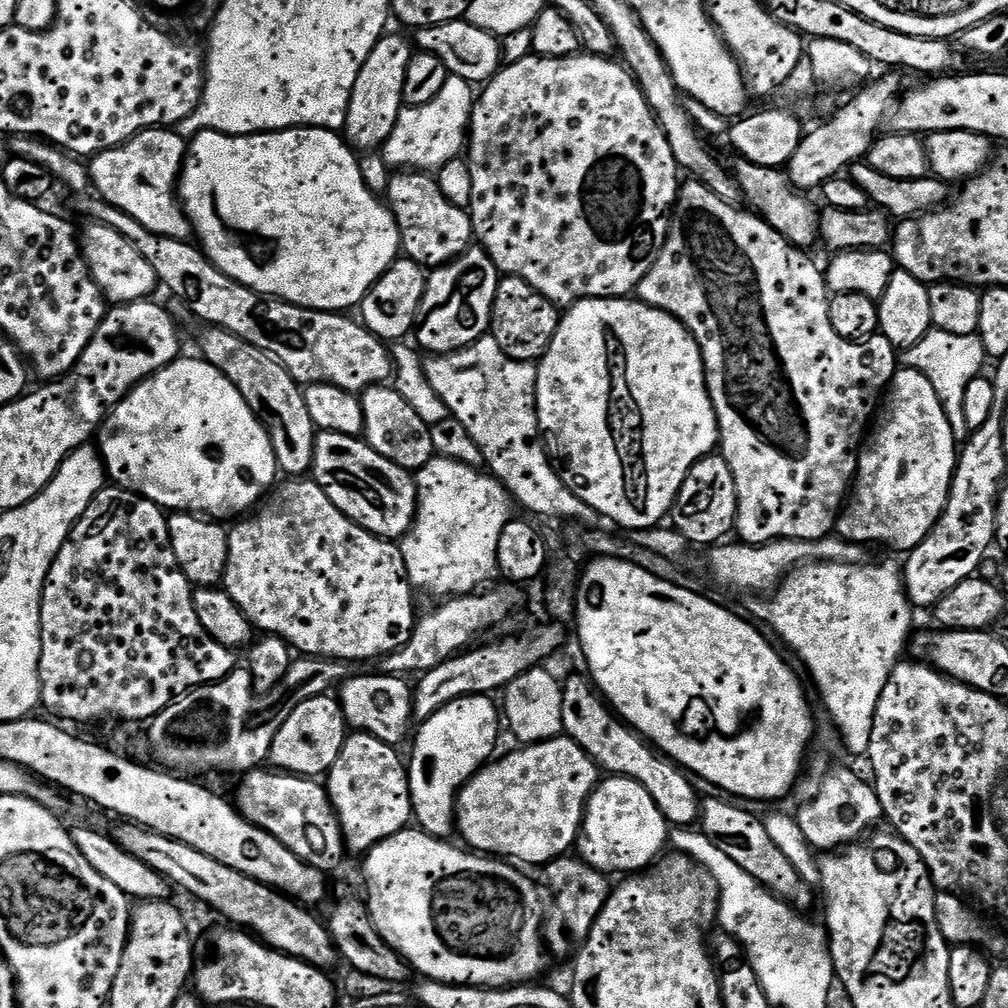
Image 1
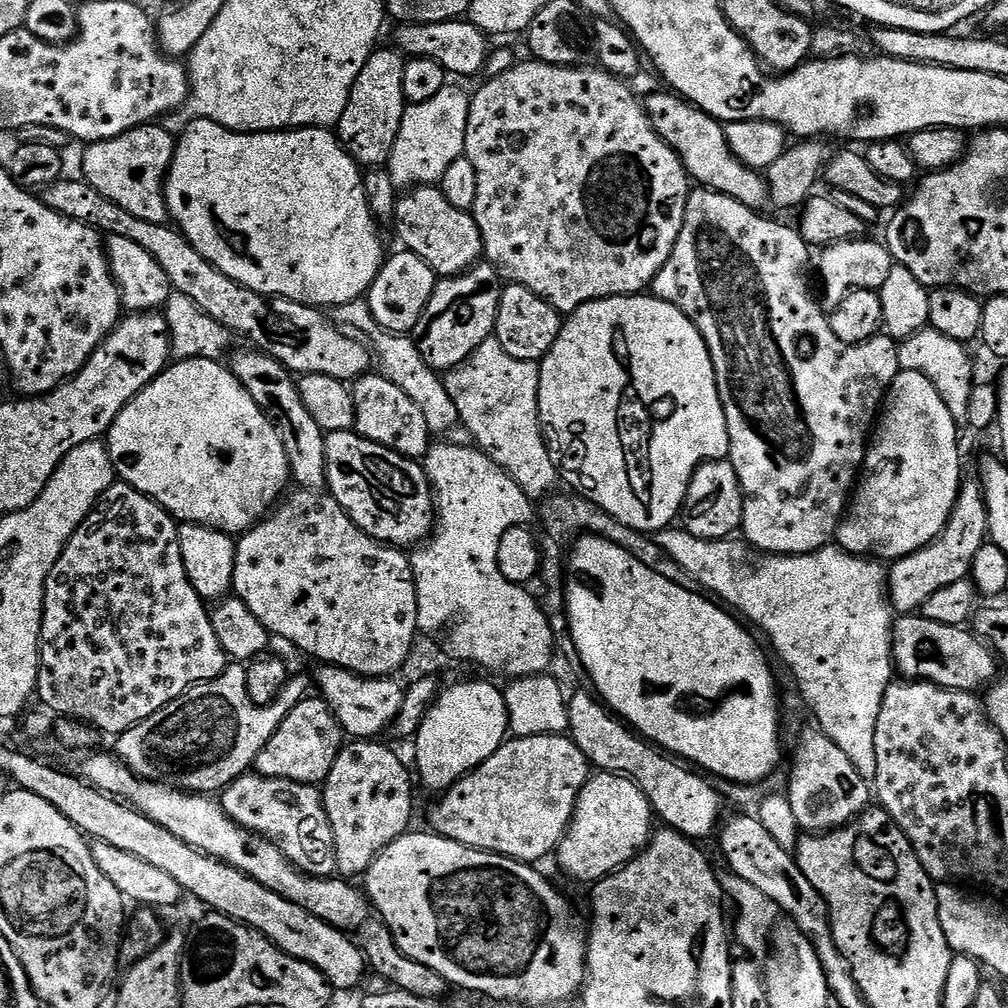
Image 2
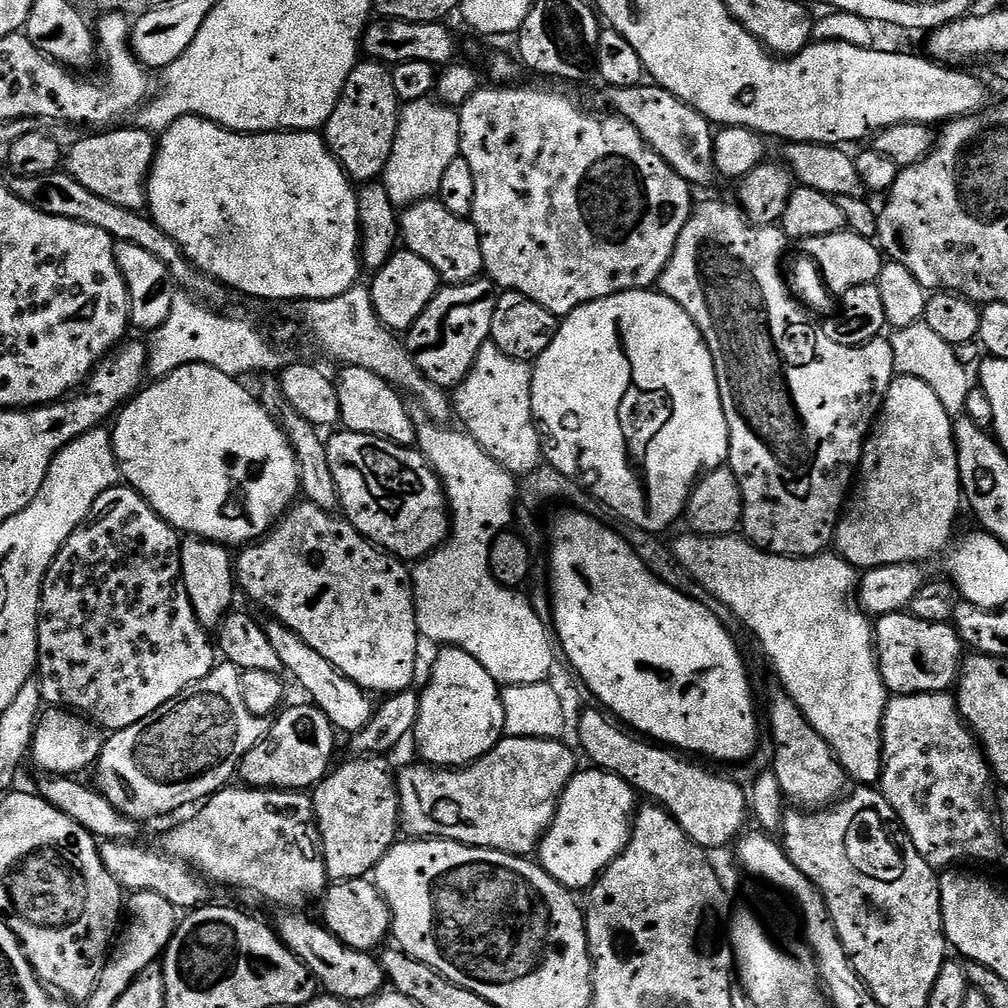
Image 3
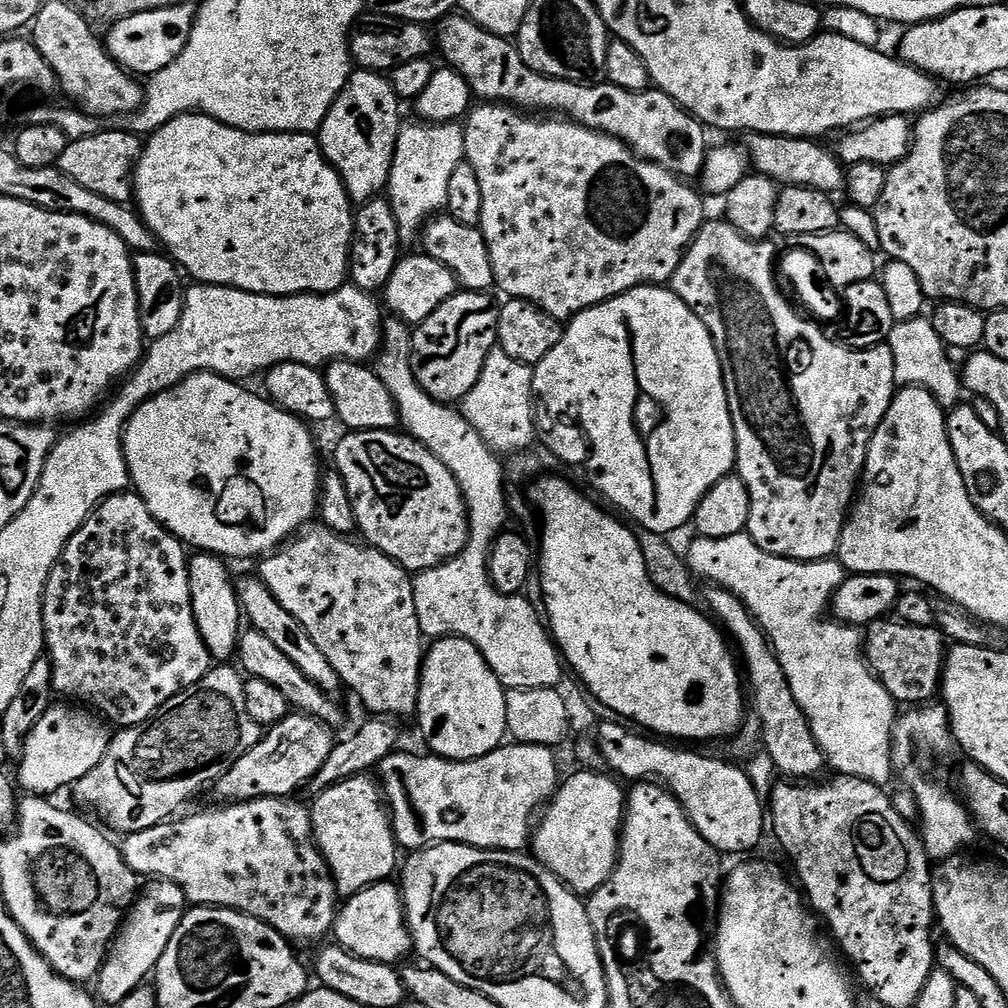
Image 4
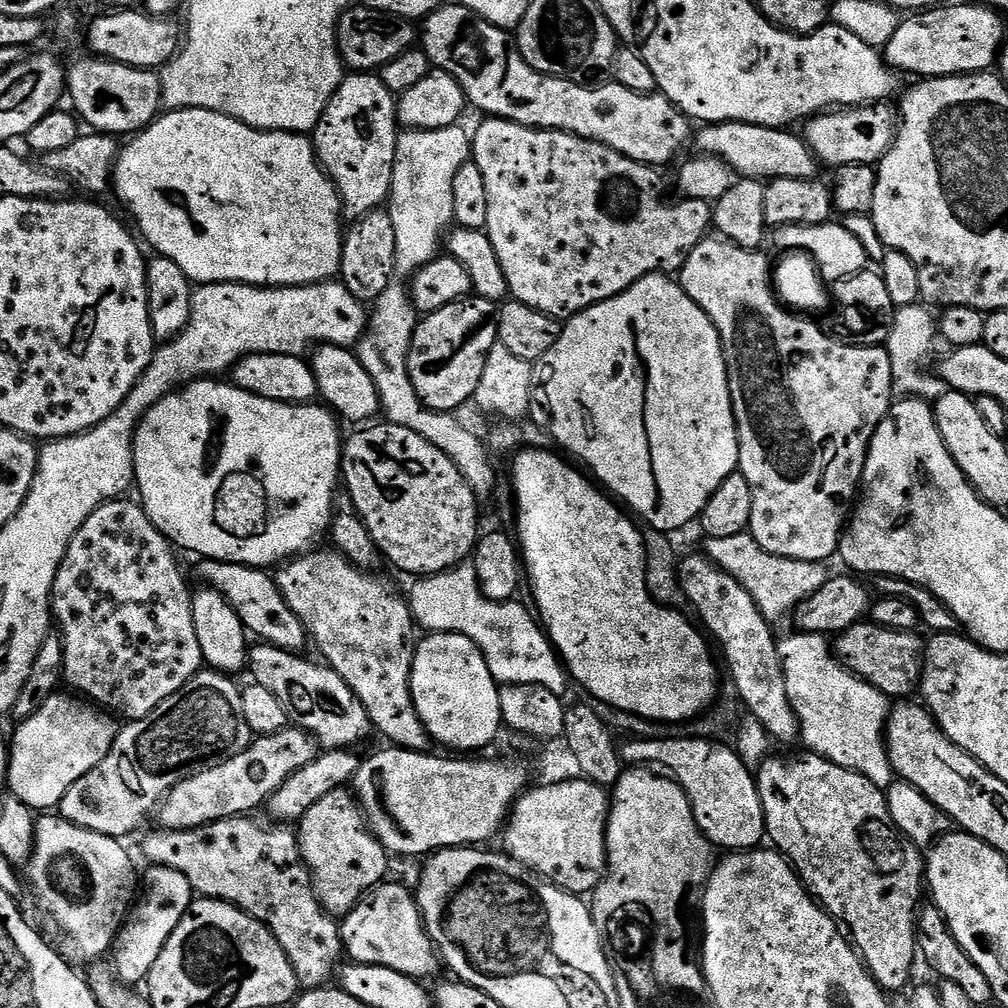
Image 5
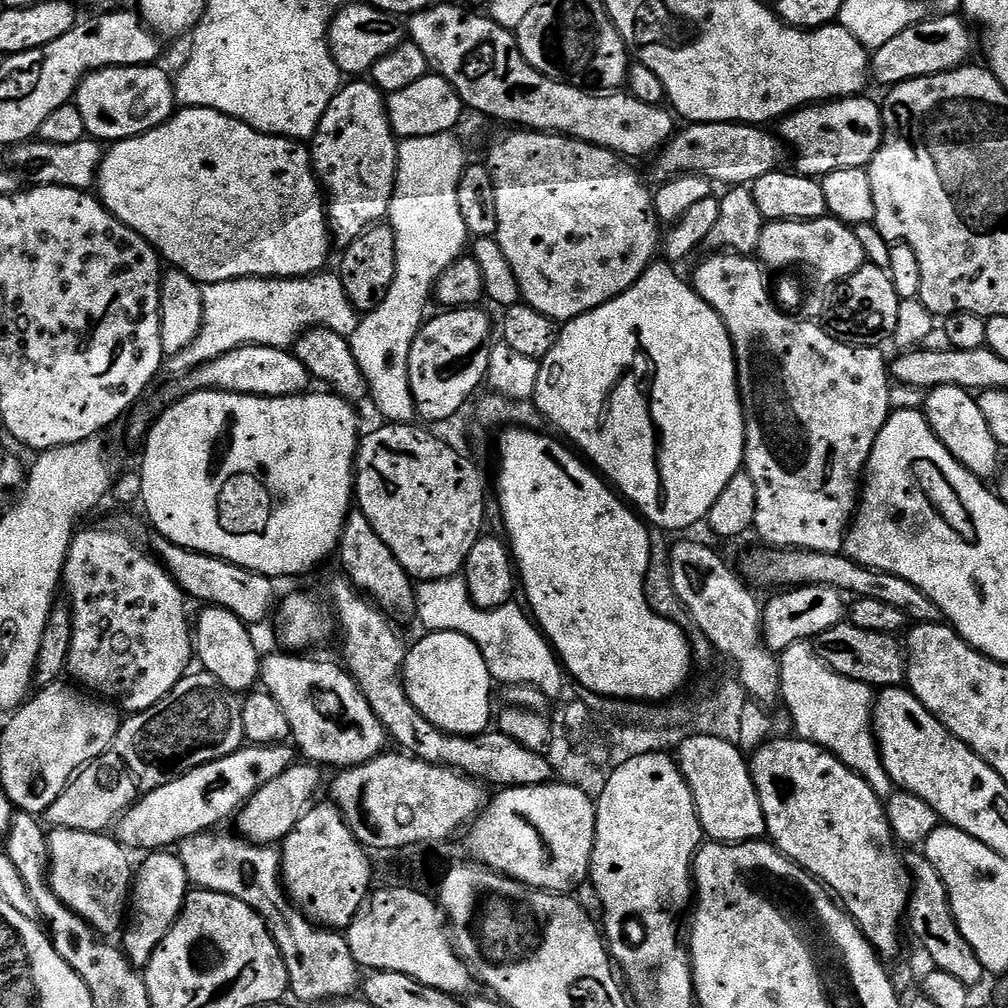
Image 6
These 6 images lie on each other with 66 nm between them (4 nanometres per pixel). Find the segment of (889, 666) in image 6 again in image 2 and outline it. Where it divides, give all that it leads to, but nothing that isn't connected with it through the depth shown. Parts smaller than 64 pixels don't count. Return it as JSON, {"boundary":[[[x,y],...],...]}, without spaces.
{"boundary":[[[904,614],[892,625],[892,662],[905,681],[933,684],[951,692],[979,693],[997,679],[998,657],[967,627],[942,626],[923,614]]]}

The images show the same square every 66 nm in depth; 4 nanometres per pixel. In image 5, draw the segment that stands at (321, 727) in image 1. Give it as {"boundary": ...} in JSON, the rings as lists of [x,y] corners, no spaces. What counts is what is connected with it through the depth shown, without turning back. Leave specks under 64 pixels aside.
{"boundary":[[[289,726],[278,734],[253,739],[244,752],[187,776],[177,788],[173,788],[158,809],[159,827],[173,832],[235,816],[248,816],[255,808],[263,809],[282,782],[302,766],[310,766],[317,754],[318,745],[314,737],[299,726]]]}

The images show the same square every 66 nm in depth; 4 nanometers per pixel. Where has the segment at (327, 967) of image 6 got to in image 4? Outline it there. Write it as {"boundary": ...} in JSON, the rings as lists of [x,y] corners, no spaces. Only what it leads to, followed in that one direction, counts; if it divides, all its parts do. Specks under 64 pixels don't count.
{"boundary":[[[267,796],[266,798],[258,798],[257,800],[242,800],[239,802],[228,802],[223,806],[216,806],[220,808],[208,808],[205,812],[196,812],[193,816],[181,815],[179,818],[169,819],[167,822],[162,824],[155,824],[150,826],[146,830],[141,832],[130,832],[123,837],[124,844],[122,843],[122,853],[124,855],[124,861],[128,864],[128,869],[136,873],[137,877],[140,878],[159,878],[161,880],[169,880],[178,885],[178,887],[183,890],[185,901],[192,906],[211,906],[214,908],[232,908],[236,912],[244,912],[248,916],[253,916],[258,918],[263,924],[270,925],[274,930],[278,930],[278,934],[282,934],[284,939],[291,942],[293,945],[299,946],[299,944],[316,944],[319,945],[321,942],[319,940],[324,940],[333,935],[334,929],[336,927],[336,914],[338,911],[338,893],[336,891],[336,881],[332,879],[332,872],[328,869],[328,864],[325,863],[323,856],[320,855],[320,847],[316,844],[316,837],[312,835],[312,814],[307,807],[304,808],[302,805],[296,801],[296,798],[285,798],[283,796]]]}

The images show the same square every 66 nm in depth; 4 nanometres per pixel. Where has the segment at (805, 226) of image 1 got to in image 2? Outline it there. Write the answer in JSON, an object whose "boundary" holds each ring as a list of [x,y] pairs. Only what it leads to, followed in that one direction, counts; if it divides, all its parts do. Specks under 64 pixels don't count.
{"boundary":[[[671,90],[663,91],[654,93],[646,100],[648,121],[652,123],[652,129],[676,151],[689,177],[695,183],[697,180],[701,189],[734,198],[747,208],[760,210],[769,207],[767,179],[757,169],[747,168],[730,150],[724,124],[713,116],[707,116],[683,96],[677,96]]]}

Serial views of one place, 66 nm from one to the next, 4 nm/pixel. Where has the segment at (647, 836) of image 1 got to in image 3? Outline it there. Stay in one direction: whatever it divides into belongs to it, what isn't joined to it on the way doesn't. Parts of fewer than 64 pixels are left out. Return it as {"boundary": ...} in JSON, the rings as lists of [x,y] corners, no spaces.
{"boundary":[[[595,766],[577,771],[562,794],[560,804],[556,808],[556,816],[548,828],[547,835],[540,841],[538,863],[555,878],[560,885],[569,890],[576,888],[591,889],[611,864],[618,859],[621,852],[628,847],[630,837],[630,821],[637,811],[637,793],[631,784],[627,784],[620,776],[603,771]]]}

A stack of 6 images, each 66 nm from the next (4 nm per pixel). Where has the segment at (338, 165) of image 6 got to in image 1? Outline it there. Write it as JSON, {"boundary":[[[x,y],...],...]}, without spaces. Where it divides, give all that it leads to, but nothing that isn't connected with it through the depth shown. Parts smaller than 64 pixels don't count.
{"boundary":[[[384,35],[376,43],[374,50],[370,50],[358,74],[358,82],[354,82],[352,87],[352,97],[342,132],[347,143],[356,150],[376,150],[383,146],[390,138],[400,112],[406,107],[406,70],[409,69],[414,55],[414,44],[409,37],[407,40],[404,36],[392,35]]]}

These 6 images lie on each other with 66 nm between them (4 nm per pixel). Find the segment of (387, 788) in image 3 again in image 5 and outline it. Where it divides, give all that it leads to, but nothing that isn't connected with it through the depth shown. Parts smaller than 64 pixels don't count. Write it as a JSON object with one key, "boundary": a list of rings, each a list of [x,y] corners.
{"boundary":[[[347,787],[326,794],[326,798],[314,802],[310,810],[298,822],[300,857],[312,876],[312,886],[324,911],[343,918],[355,906],[365,892],[372,891],[385,879],[390,854],[378,842],[368,827],[360,801]]]}

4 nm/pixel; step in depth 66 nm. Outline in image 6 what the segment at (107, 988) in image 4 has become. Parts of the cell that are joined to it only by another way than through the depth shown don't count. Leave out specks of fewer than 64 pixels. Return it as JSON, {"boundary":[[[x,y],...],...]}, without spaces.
{"boundary":[[[156,850],[145,856],[148,857],[145,858],[144,865],[141,868],[139,865],[134,872],[134,908],[140,913],[133,918],[132,925],[130,920],[122,932],[122,951],[137,970],[147,968],[154,950],[162,942],[162,938],[166,938],[172,924],[180,916],[190,891],[190,881],[179,855],[168,850]]]}

